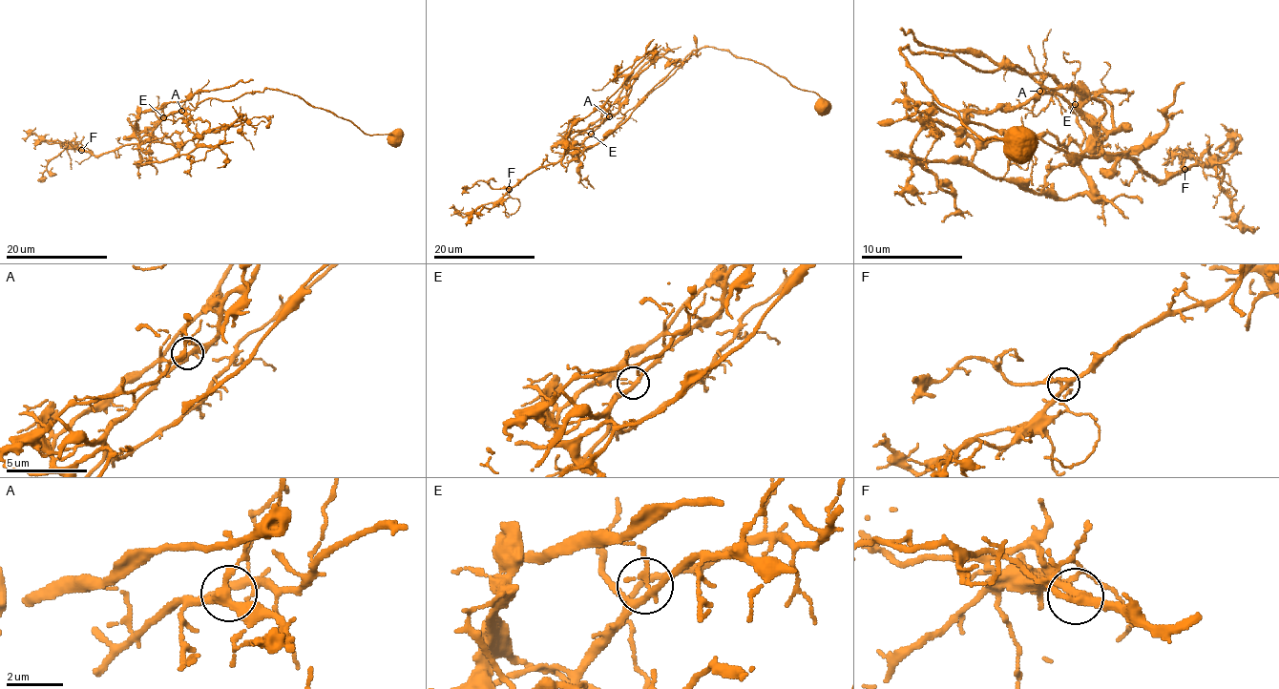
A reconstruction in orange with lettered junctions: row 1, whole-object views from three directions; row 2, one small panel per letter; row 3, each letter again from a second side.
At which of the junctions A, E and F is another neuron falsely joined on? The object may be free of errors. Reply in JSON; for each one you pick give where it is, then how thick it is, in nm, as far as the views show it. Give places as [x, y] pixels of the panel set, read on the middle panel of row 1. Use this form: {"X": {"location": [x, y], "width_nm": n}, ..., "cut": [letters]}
{"E": {"location": [591, 134], "width_nm": 200}, "cut": ["E"]}

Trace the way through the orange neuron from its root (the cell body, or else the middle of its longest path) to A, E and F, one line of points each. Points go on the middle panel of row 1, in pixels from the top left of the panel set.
A: (820, 106), (815, 93), (793, 87), (763, 64), (702, 47), (587, 149), (583, 141), (609, 116)
E: (820, 106), (815, 93), (793, 87), (763, 64), (702, 47), (587, 149), (583, 141), (591, 134)
F: (820, 106), (815, 93), (763, 64), (702, 47), (602, 139), (587, 149), (572, 144), (509, 189)

